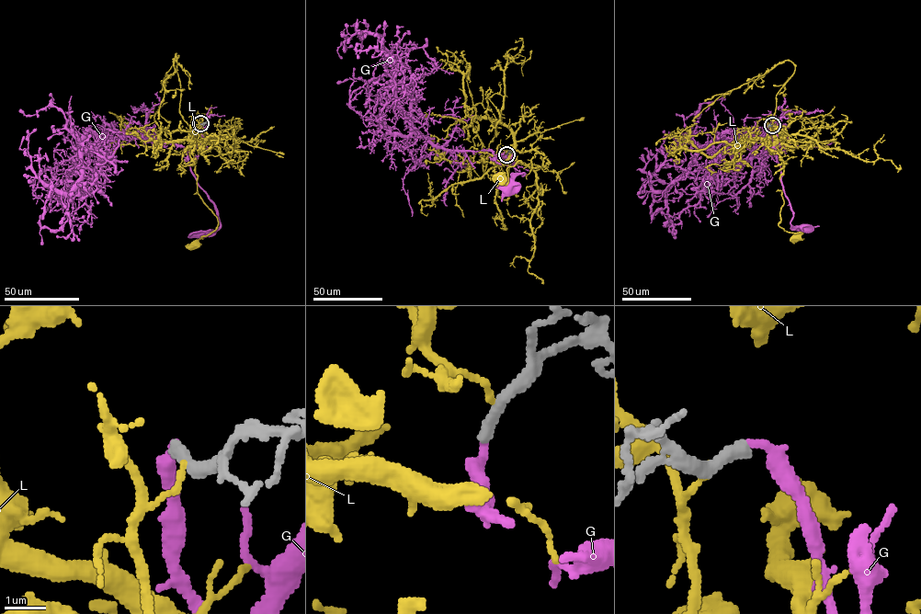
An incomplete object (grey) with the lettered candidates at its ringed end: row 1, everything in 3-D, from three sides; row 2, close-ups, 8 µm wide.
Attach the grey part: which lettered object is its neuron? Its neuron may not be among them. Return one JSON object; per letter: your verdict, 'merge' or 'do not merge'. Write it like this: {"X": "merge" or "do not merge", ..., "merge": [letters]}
{"G": "merge", "L": "do not merge", "merge": ["G"]}

